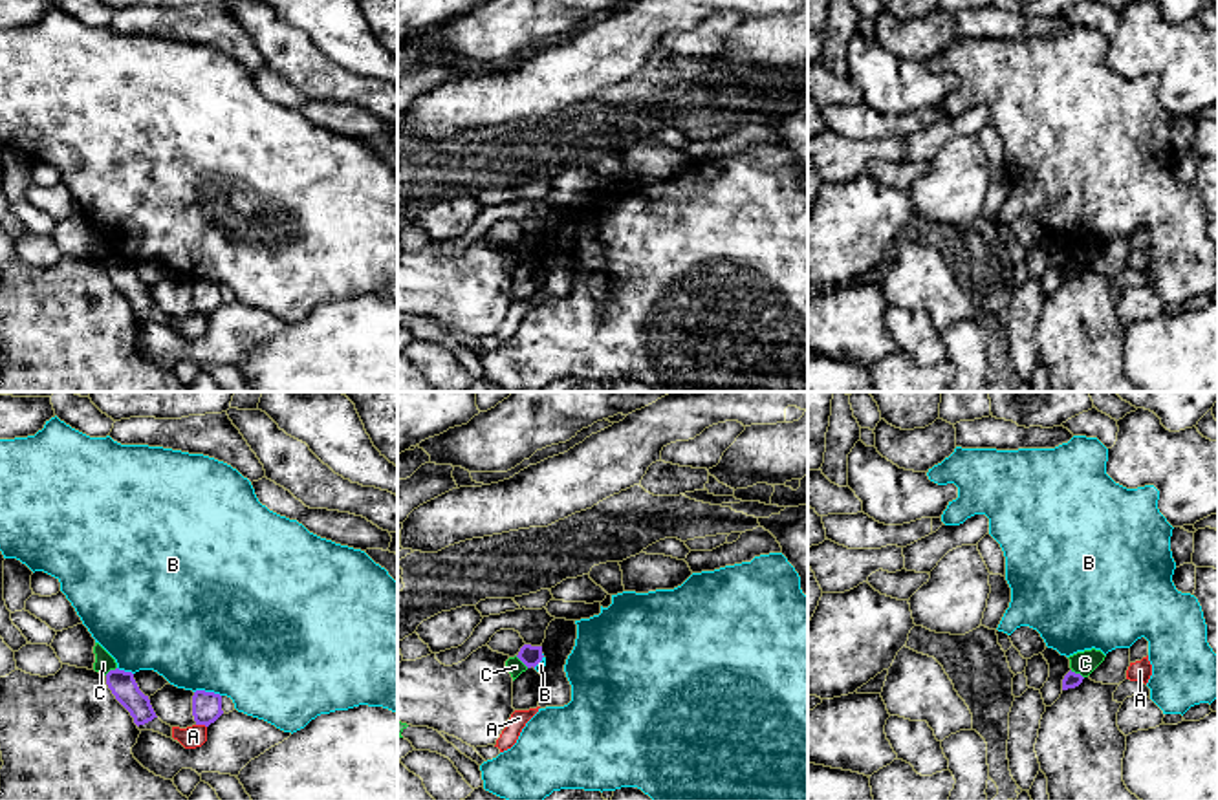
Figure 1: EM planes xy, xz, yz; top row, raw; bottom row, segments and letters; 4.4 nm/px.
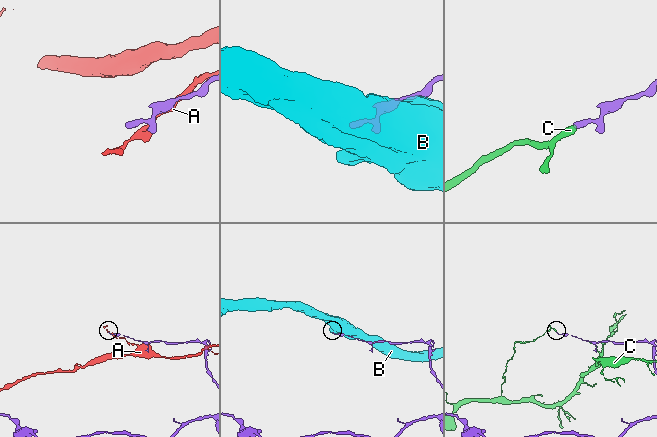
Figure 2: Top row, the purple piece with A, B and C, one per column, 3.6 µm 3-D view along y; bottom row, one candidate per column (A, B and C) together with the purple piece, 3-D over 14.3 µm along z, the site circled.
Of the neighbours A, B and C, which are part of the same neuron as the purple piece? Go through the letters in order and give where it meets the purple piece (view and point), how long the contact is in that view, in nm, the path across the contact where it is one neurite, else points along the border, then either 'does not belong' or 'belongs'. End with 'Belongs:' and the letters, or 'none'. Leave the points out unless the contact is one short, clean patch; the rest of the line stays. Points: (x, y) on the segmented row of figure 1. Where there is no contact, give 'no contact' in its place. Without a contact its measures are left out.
A: meets purple in xy at (202, 724); contact 50 nm long; border along xy (196, 724), (206, 727); does not belong
B: meets purple in xy at (207, 692); contact 120 nm long; does not belong
C: meets purple in yz at (1077, 674); contact 70 nm long; border along yz (1070, 670), (1083, 678); does not belong
Belongs: none

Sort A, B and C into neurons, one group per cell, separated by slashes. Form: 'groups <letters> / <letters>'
groups A / B / C

